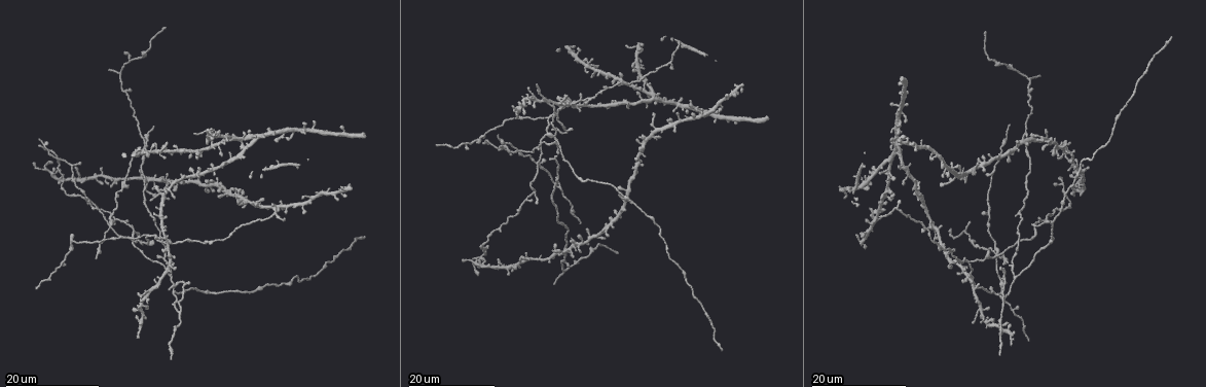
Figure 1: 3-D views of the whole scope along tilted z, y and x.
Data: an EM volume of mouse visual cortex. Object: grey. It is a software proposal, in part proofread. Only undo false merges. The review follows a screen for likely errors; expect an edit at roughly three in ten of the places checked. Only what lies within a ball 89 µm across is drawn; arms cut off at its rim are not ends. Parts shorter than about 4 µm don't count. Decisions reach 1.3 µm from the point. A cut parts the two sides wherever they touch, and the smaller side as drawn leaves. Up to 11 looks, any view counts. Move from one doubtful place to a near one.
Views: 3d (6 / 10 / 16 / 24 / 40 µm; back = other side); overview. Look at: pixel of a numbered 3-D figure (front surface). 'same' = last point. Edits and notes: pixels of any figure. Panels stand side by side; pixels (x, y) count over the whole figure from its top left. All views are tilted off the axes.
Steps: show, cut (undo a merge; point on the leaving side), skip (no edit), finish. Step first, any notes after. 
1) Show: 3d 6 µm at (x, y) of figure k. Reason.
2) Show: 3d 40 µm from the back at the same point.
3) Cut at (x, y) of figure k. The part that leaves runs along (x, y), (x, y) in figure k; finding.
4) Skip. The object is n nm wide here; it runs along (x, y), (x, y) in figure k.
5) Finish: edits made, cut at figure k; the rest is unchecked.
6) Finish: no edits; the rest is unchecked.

Show: 3d 16 µm at (537, 149) of figure 1. Four arms meet.

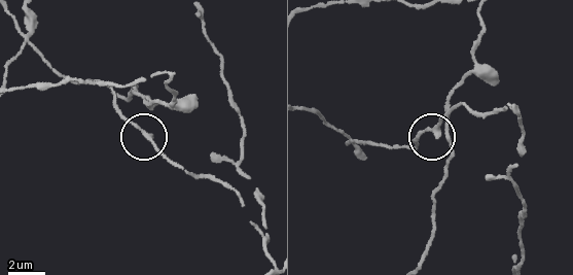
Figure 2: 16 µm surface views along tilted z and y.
Show: 3d 6 µm at (139, 127) of figure 2. Closer look.

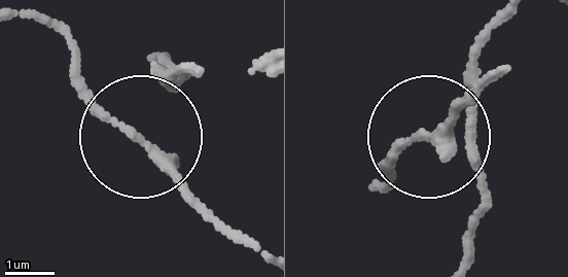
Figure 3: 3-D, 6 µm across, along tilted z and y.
Skip. The side arm is 43 µm long; it runs along (458, 261), (473, 207), (468, 157), (422, 138), (387, 183) in figure 3; continuous, no second neuron.

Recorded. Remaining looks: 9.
Show: 3d 16 µm at (969, 260) of figure 1. Two arms in line, one across.

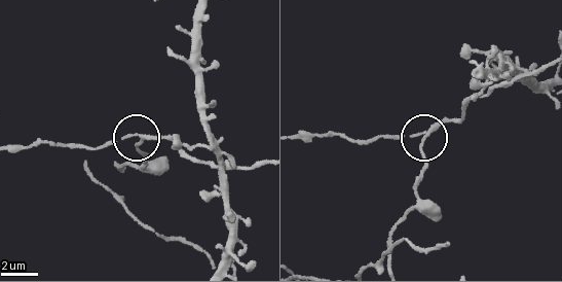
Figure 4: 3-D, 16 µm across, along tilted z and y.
Show: 3d 10 µm at the same point.

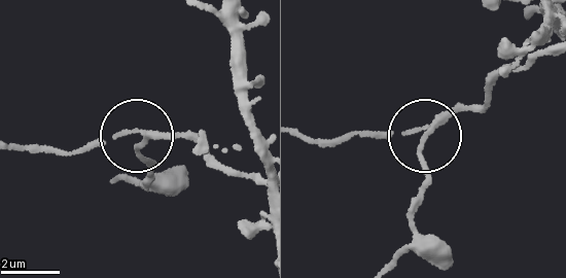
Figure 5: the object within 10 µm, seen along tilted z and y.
Skip. 3 arms meet here; one neuron here.

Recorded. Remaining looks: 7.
Show: 3d 16 µm at (1004, 299) of figure 1. Arms part here.

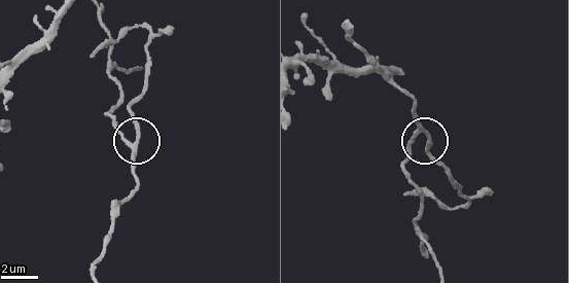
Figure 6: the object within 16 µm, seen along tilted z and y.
Show: 3d 6 µm at (138, 139) of figure 6.

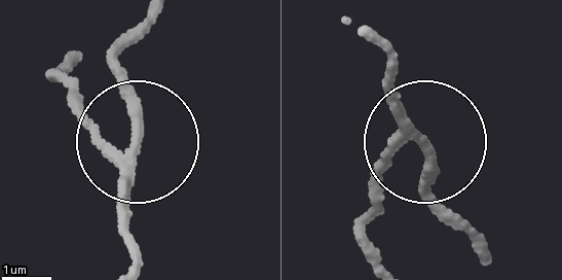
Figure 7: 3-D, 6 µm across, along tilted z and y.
Cut at (140, 110) of figure 7. 3 arms meet here; the part that leaves runs along (129, 161), (118, 41), (146, 15) in figure 7; two neurons meet here.

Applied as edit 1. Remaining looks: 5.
Show: overview.

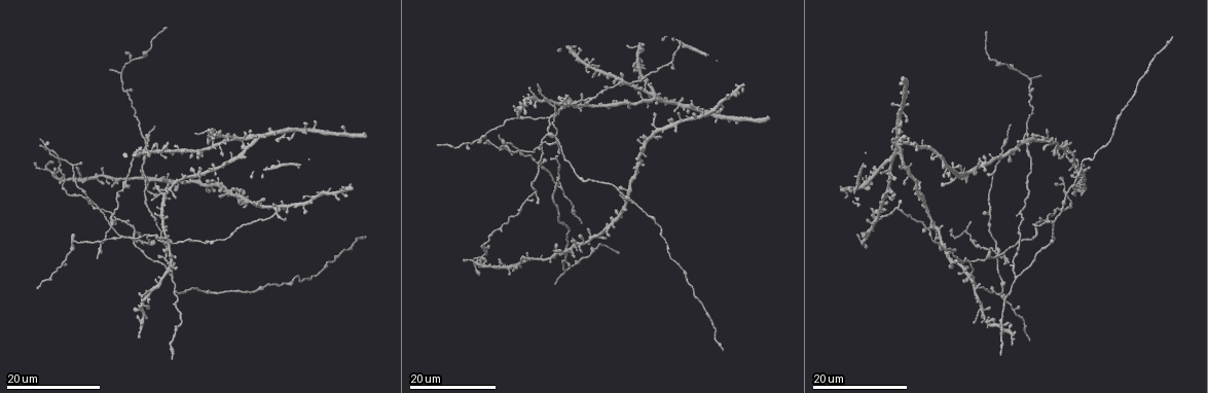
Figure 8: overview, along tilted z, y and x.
Show: 3d 24 µm at (482, 137) of figure 8. Calibre changes.

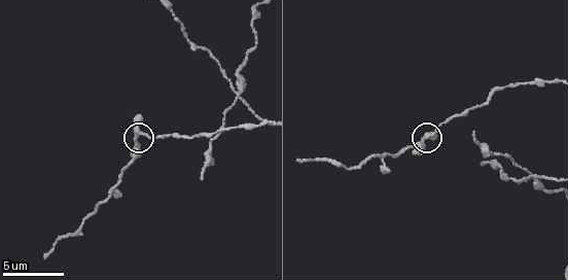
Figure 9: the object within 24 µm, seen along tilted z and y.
Show: 3d 10 µm at (136, 132) of figure 9. Zoom in.

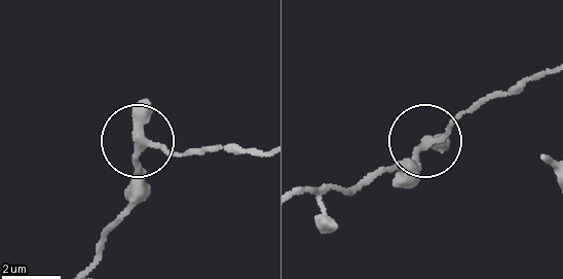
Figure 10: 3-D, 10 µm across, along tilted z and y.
Skip. The object is 230 nm wide here; it runs along (549, 70), (476, 104), (418, 155), (380, 173) in figure 10; one neuron here.

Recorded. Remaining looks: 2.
Show: 3d 10 µm at (530, 178) of figure 9. Three arms meet.

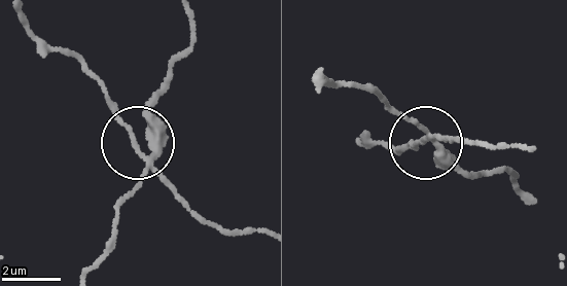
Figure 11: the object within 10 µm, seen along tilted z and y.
Cut at (149, 129) of figure 11. The object is 230 nm wide here; the part that leaves runs along (427, 133), (447, 164), (464, 175), (508, 173), (519, 185) in figure 11; a second neuron is stuck on.

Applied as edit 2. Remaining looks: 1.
Finish: edits made, cut at figure 7, cut at figure 11; the rest is unchecked.

